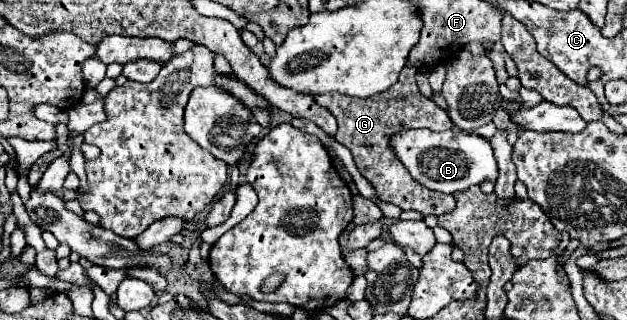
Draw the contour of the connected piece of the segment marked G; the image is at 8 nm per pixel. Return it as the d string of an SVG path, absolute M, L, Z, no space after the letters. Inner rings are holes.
M406 66L394 86L390 90L384 90L382 94L374 94L374 98L346 98L344 94L314 94L314 100L326 108L336 120L338 120L338 134L336 140L344 144L362 172L362 176L372 184L376 190L376 196L382 202L396 204L398 208L414 210L424 216L434 214L446 214L452 212L456 206L456 200L448 194L426 190L422 184L414 182L408 170L394 158L394 152L390 150L390 136L402 129L428 128L441 132L454 126L448 114L438 108L430 98L422 96L416 86L416 68Z

